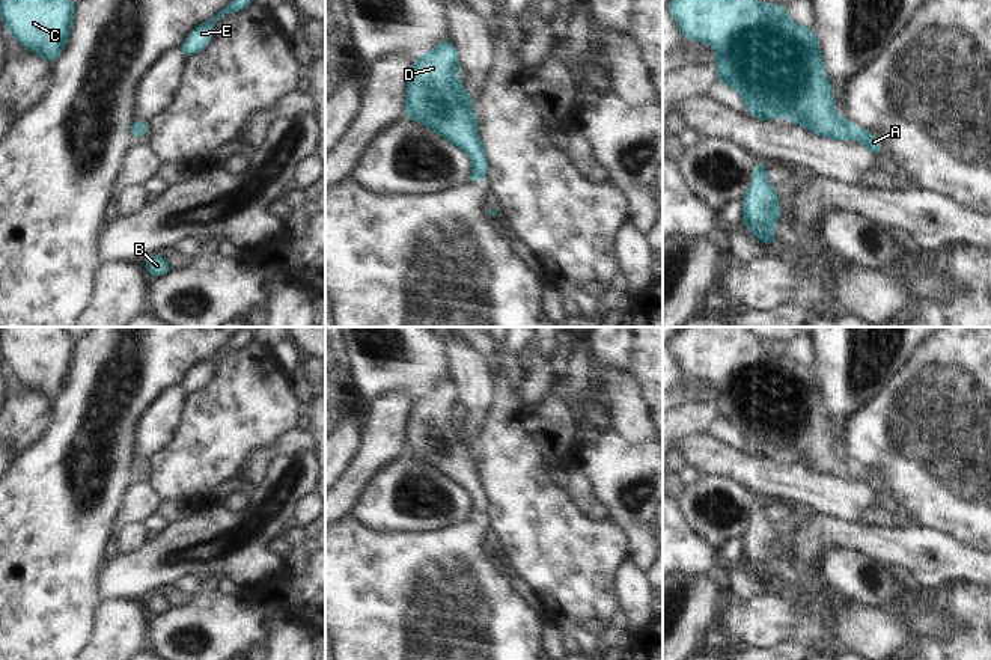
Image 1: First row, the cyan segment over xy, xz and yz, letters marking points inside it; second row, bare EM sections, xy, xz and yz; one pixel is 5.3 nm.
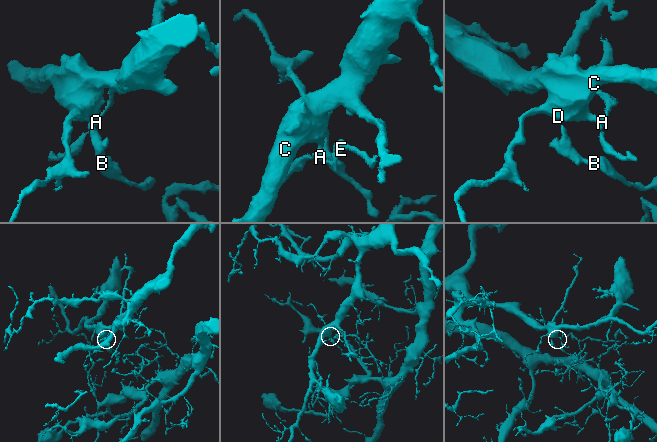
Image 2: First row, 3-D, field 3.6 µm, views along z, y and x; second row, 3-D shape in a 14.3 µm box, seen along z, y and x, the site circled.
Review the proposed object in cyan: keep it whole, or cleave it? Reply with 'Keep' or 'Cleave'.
Cleave.

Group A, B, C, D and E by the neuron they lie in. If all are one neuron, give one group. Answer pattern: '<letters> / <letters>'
A E / B C D

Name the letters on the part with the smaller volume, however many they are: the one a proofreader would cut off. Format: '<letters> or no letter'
A, E

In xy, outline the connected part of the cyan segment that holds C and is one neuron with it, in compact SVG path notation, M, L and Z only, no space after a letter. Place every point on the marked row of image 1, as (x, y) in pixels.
M0 0L0 17L9 33L50 63L65 48L74 15L71 0Z

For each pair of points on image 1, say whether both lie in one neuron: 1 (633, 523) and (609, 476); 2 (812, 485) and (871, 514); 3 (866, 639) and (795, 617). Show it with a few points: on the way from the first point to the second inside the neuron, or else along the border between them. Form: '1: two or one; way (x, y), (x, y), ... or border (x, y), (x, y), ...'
1: one; way (627, 511), (618, 499), (616, 488)
2: two; border (871, 504), (857, 523)
3: one; way (848, 632), (814, 632)

